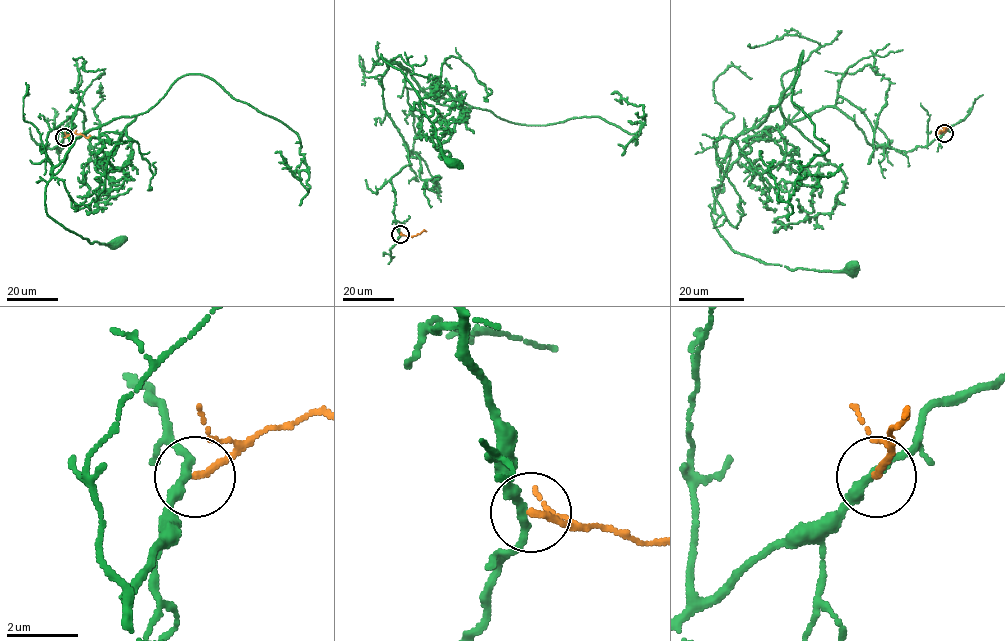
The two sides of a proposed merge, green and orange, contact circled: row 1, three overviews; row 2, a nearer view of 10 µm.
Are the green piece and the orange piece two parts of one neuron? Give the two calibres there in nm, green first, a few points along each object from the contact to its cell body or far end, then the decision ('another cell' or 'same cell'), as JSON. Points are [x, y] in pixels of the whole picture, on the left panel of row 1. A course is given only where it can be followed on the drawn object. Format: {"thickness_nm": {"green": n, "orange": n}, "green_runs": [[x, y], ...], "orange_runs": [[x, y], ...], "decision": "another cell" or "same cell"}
{"thickness_nm": {"green": 280, "orange": 180}, "green_runs": [[64, 137], [58, 152], [54, 147], [73, 127], [69, 117], [47, 136], [46, 213], [91, 243], [117, 242]], "orange_runs": [[65, 137], [73, 132], [86, 137], [90, 135]], "decision": "another cell"}

